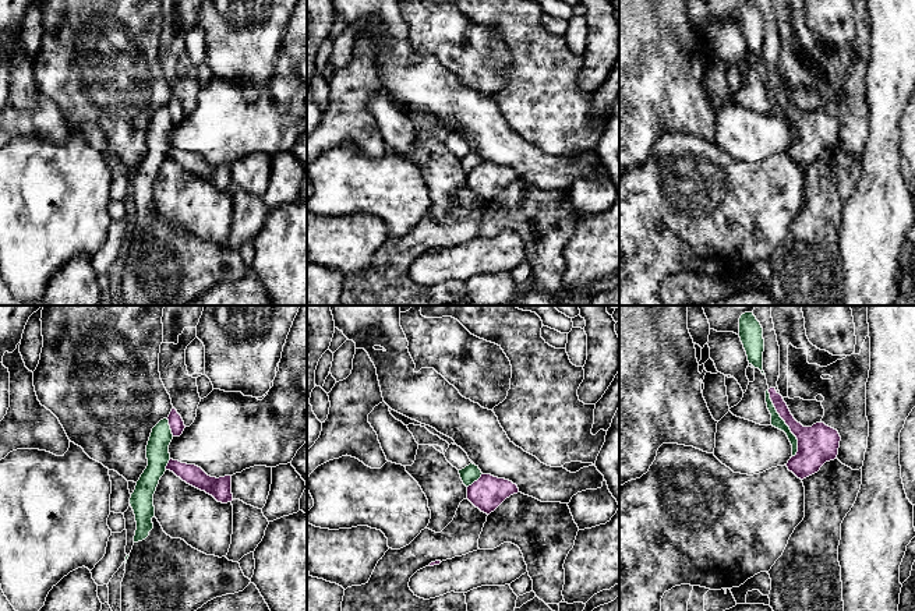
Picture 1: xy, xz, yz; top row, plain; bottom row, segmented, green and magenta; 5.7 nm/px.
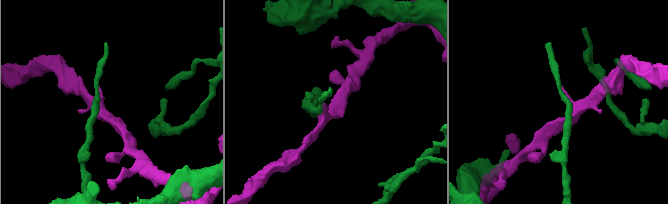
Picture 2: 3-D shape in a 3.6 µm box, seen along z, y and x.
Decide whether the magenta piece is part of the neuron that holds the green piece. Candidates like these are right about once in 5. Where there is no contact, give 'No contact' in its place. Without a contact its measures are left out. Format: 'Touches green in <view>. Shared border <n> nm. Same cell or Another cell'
Touches green in yz. Shared border 420 nm. Another cell

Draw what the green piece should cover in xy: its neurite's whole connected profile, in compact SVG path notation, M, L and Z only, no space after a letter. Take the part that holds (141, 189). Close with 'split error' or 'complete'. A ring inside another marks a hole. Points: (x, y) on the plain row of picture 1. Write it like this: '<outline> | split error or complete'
M163 106L152 116L146 133L148 153L137 169L135 177L130 186L130 193L137 209L134 230L145 227L153 216L153 181L170 148L169 133L172 127L173 121L169 107Z | complete

